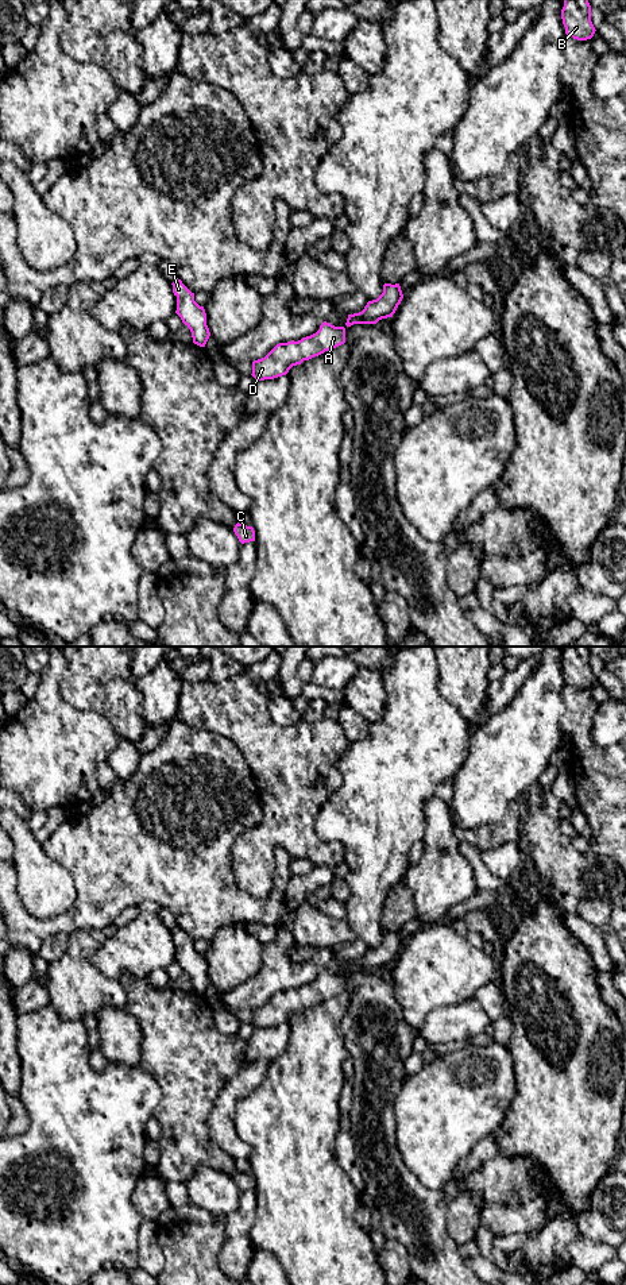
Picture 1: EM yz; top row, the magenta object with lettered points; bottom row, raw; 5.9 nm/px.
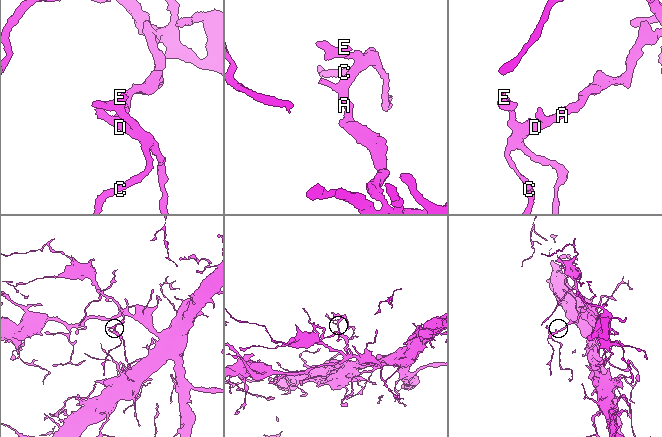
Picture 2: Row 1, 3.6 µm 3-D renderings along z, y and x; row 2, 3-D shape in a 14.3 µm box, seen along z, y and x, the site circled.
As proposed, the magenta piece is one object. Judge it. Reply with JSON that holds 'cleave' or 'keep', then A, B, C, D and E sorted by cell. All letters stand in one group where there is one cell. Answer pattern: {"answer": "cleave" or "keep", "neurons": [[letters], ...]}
{"answer": "keep", "neurons": [["A", "B", "C", "D", "E"]]}

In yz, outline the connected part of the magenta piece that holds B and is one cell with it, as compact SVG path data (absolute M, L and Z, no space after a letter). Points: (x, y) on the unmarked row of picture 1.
M564 647L561 667L565 682L573 687L591 687L596 679L591 669L591 653L588 647Z

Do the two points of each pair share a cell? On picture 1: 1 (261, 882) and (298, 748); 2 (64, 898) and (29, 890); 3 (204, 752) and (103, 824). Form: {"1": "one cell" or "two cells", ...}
{"1": "one cell", "2": "one cell", "3": "one cell"}

